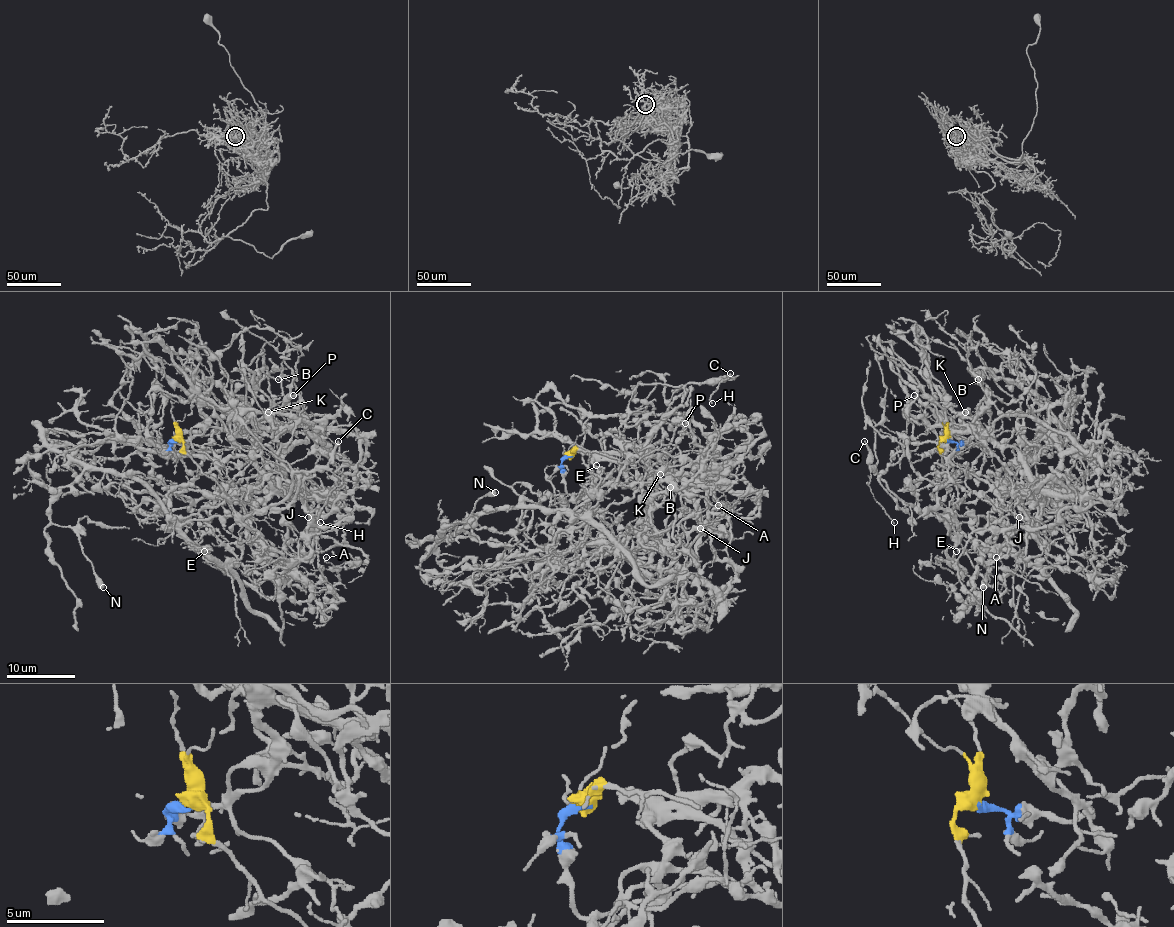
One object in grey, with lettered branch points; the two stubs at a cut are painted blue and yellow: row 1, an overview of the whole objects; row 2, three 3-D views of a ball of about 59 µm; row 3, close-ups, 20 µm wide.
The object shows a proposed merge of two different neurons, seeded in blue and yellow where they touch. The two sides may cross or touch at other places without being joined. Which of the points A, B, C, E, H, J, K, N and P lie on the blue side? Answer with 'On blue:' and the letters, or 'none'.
On blue: A, B, J, K, P

